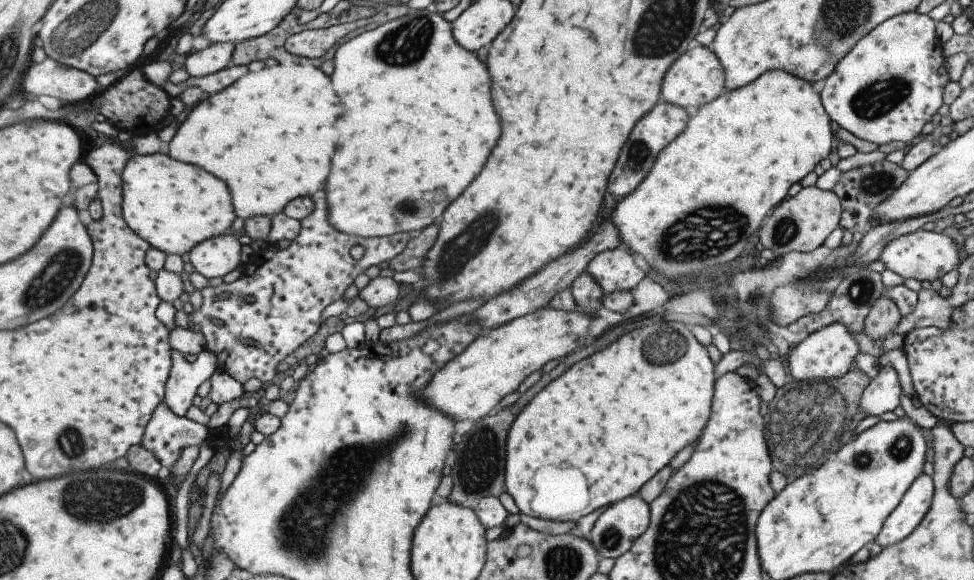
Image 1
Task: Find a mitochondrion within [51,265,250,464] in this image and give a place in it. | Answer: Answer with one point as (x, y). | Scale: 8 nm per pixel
(70, 442)

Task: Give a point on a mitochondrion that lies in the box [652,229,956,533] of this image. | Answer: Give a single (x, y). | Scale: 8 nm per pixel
(810, 423)

